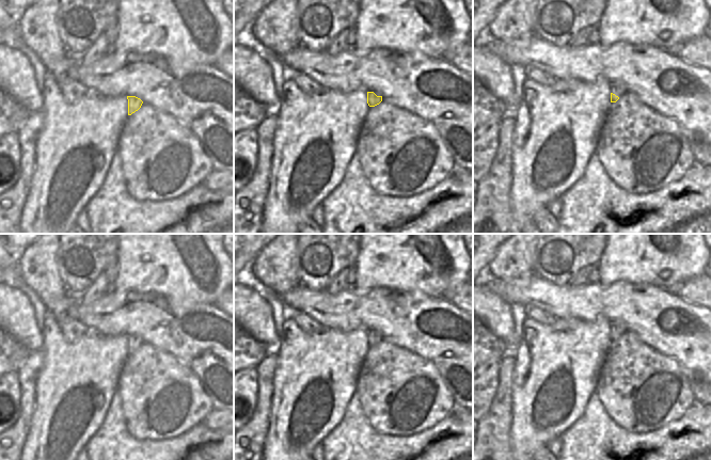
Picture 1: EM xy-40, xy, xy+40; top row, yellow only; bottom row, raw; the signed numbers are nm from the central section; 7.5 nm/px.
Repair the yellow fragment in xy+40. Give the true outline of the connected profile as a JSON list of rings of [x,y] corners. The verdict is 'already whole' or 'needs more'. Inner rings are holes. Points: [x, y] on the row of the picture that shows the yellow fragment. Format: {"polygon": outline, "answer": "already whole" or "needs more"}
{"polygon": [[[616,81],[611,83],[611,92],[611,102],[616,102],[628,91],[620,81]]], "answer": "needs more"}

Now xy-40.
{"polygon": [[[127,96],[127,99],[128,99],[128,115],[131,115],[141,108],[143,101],[136,96]]], "answer": "already whole"}

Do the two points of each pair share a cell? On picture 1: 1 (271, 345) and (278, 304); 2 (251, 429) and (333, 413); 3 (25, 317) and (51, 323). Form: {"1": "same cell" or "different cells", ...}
{"1": "different cells", "2": "different cells", "3": "different cells"}

